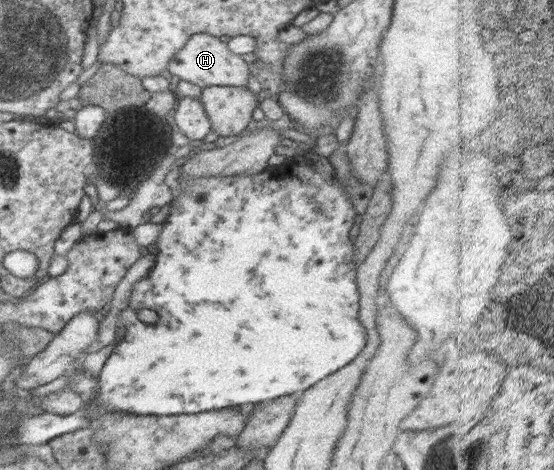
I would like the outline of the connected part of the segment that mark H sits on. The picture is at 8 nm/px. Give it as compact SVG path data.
M208 33L195 34L186 43L186 46L172 57L168 65L168 70L173 75L177 75L179 79L190 81L200 88L209 86L246 87L253 68L243 60L241 55L226 49L225 43Z

